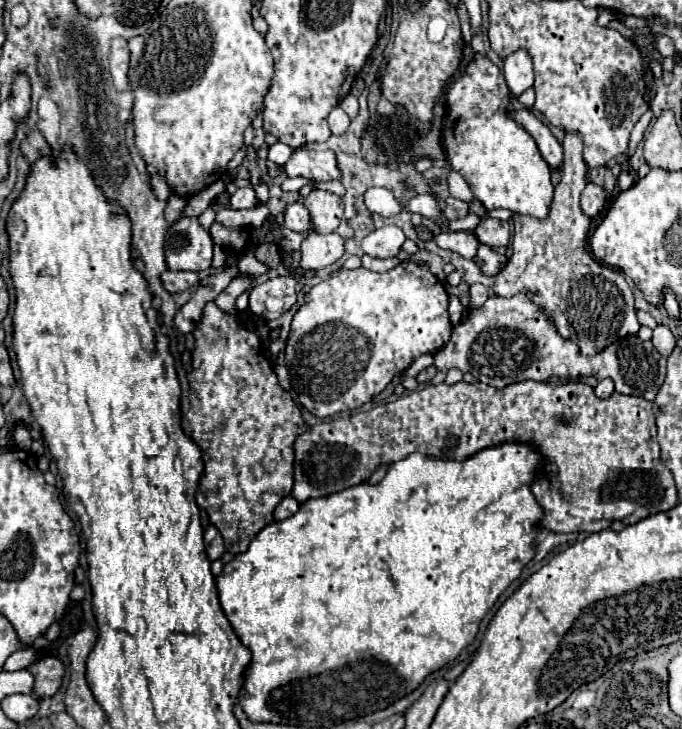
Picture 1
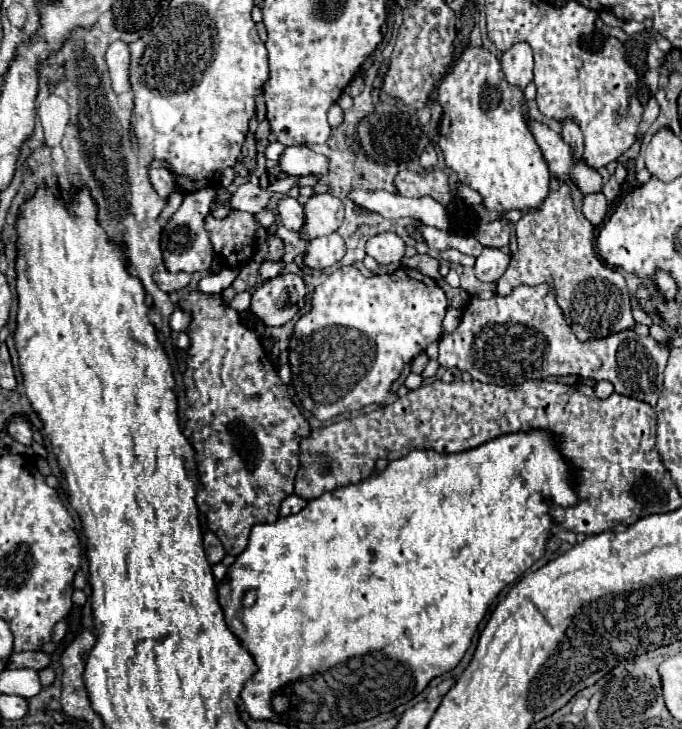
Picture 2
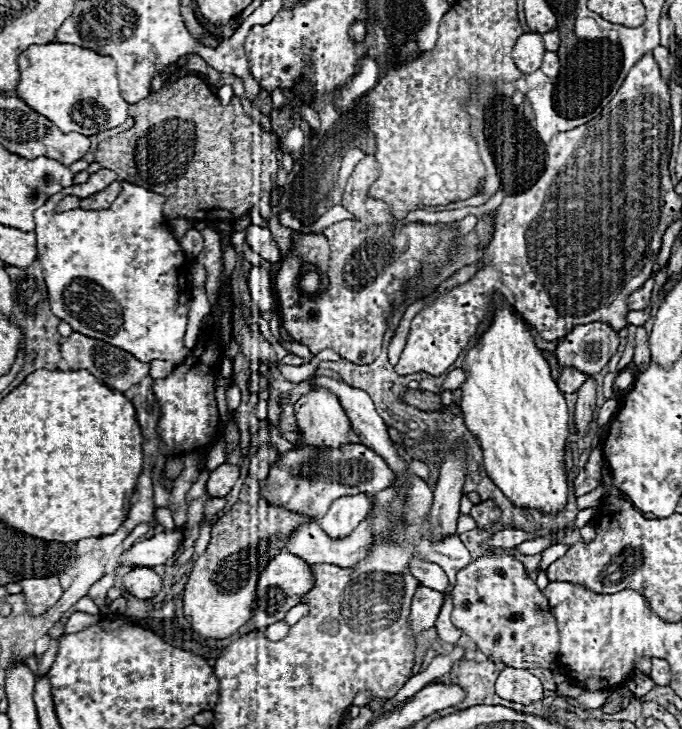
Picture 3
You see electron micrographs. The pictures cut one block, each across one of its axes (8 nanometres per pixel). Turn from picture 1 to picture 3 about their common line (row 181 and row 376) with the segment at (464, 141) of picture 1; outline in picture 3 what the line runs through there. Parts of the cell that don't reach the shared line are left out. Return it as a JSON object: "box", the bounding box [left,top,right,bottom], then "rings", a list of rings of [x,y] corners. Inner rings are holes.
{"box":[460,302,570,514],"rings":[[[508,302],[496,308],[492,324],[478,338],[476,346],[468,350],[460,368],[466,374],[466,382],[460,386],[460,408],[468,430],[476,436],[480,448],[484,450],[484,468],[488,476],[516,506],[542,508],[552,514],[562,510],[568,500],[564,474],[564,446],[570,434],[568,406],[556,382],[550,378],[550,366],[542,356],[542,350],[536,346],[528,324],[508,306]]]}

